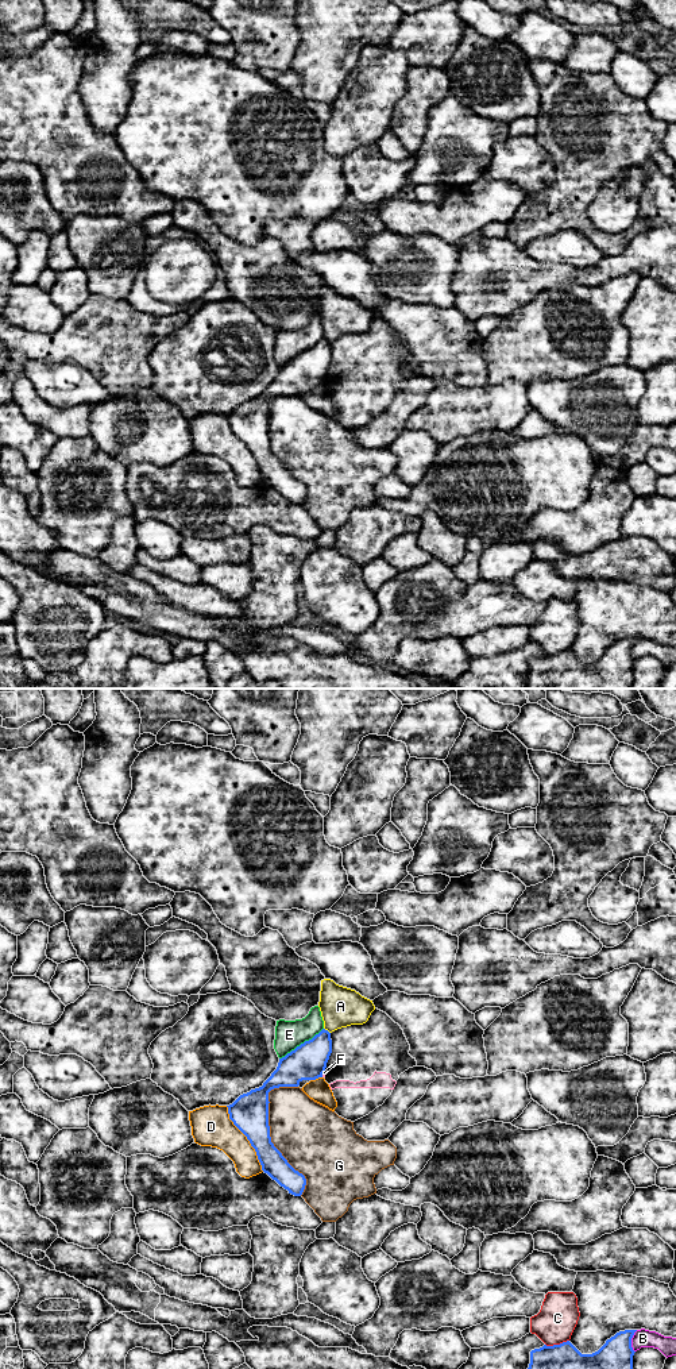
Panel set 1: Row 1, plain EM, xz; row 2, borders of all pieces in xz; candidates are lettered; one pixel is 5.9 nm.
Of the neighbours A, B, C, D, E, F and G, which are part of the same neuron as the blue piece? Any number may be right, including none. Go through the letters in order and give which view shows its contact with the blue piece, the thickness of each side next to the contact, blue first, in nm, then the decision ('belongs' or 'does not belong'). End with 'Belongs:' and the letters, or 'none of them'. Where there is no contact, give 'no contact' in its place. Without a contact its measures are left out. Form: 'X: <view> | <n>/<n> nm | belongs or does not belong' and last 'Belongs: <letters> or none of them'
A: xz | 220/240 nm | does not belong
B: xz | 300/110 nm | does not belong
C: xz | 400/240 nm | does not belong
D: xz | 220/240 nm | does not belong
E: xz | 220/170 nm | belongs
F: xz | 220/20 nm | does not belong
G: xz | 220/400 nm | does not belong
Belongs: E

